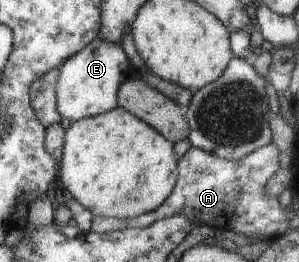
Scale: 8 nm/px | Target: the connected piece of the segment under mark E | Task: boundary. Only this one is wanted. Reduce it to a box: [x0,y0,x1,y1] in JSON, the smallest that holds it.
[55,38,134,122]

